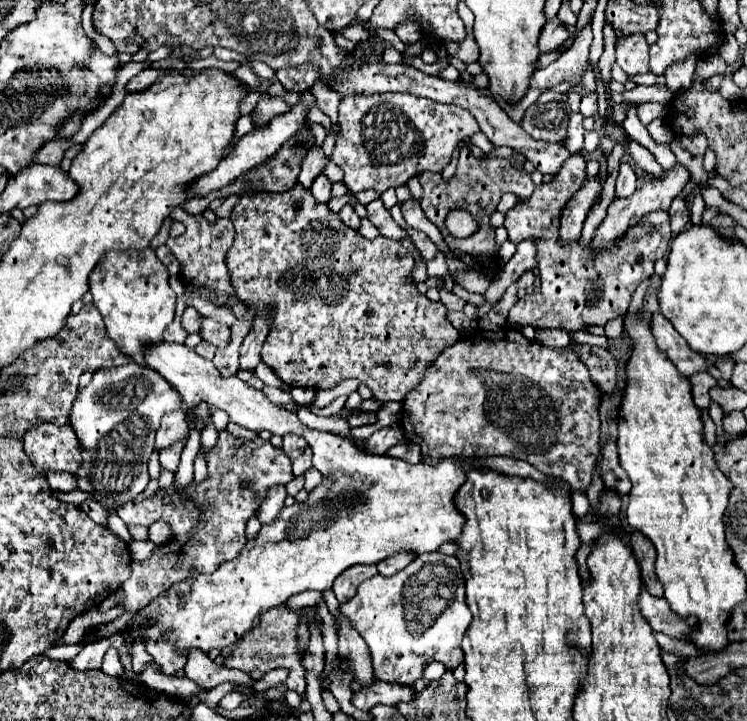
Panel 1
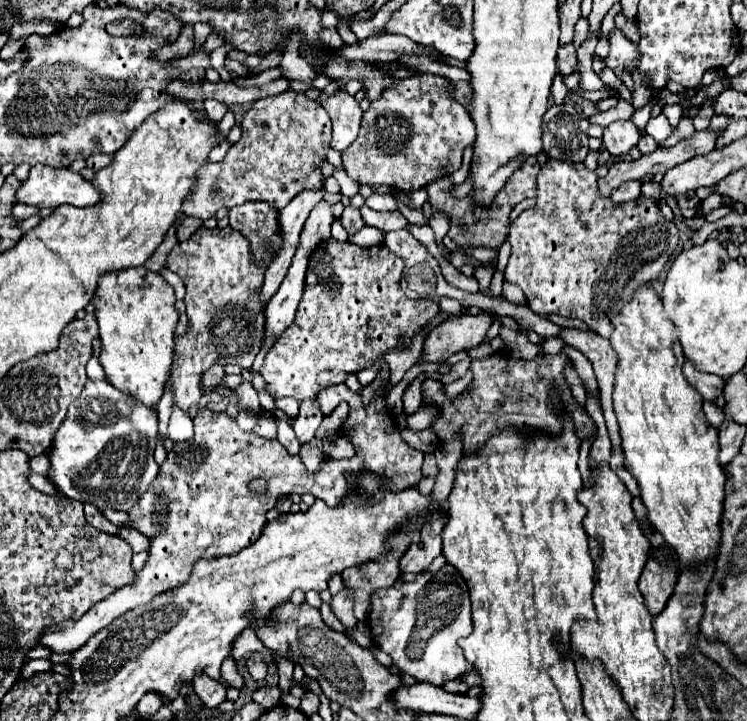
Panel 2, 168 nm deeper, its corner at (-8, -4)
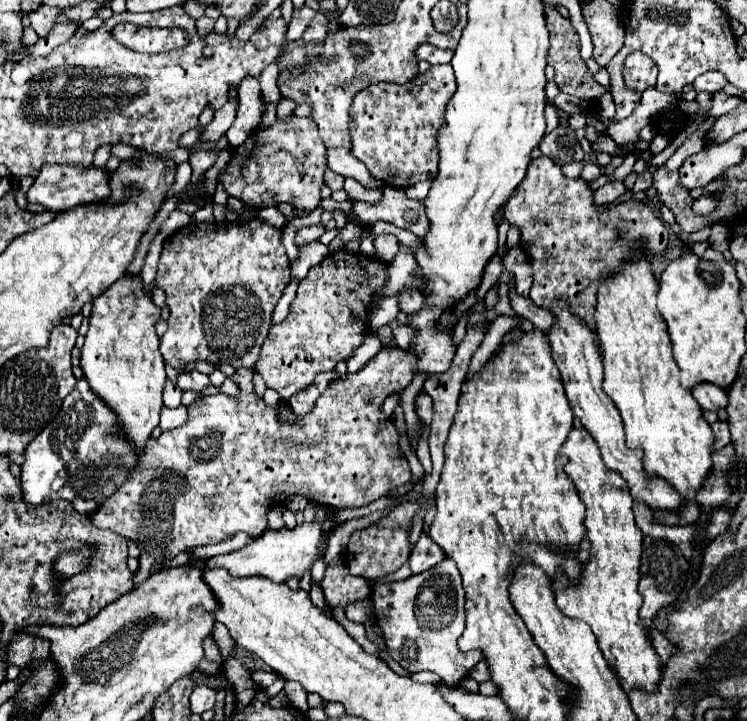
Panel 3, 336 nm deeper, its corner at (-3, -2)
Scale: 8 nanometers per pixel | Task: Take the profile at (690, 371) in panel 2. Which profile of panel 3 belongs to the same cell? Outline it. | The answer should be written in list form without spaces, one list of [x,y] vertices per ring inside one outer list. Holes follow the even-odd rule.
[[[700,383],[700,387],[696,387],[696,391],[692,391],[692,395],[698,401],[698,405],[708,411],[726,409],[726,405],[728,405],[726,391],[720,391],[720,387],[716,387],[712,383]]]

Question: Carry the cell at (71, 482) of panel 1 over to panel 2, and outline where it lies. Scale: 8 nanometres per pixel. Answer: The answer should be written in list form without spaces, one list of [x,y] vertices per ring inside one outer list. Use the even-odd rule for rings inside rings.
[[[37,455],[37,457],[31,459],[31,469],[35,473],[41,473],[41,475],[47,477],[49,475],[49,469],[51,469],[51,463],[49,463],[49,459],[45,455]]]

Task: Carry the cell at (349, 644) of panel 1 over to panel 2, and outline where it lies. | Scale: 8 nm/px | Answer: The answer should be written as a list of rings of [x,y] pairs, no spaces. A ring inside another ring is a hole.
[[[347,589],[339,591],[339,593],[333,597],[333,601],[331,601],[331,609],[333,609],[335,617],[343,623],[343,627],[345,627],[345,635],[351,639],[351,635],[353,635],[353,631],[357,629],[357,623],[359,623],[359,621],[355,619],[355,615],[353,615],[351,593],[349,593]]]

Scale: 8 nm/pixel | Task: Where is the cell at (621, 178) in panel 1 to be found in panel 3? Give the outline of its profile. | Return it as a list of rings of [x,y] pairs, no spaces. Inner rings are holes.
[[[610,181],[606,185],[602,185],[600,189],[594,191],[594,203],[596,205],[604,205],[604,203],[612,203],[614,199],[618,199],[622,193],[626,193],[626,187],[622,181]]]

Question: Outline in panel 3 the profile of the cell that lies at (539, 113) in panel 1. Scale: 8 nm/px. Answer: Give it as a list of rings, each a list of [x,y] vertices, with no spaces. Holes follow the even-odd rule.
[[[556,127],[550,135],[546,135],[540,143],[542,155],[554,159],[558,165],[570,163],[570,161],[584,161],[584,151],[574,135],[572,127]]]

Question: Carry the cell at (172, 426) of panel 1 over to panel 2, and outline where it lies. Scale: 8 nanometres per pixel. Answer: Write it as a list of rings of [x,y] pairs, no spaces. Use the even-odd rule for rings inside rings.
[[[199,227],[189,241],[177,243],[171,249],[165,267],[175,271],[187,287],[185,303],[189,331],[175,341],[173,389],[175,405],[189,411],[189,407],[201,399],[199,381],[203,371],[215,365],[219,359],[235,359],[235,363],[243,369],[251,369],[253,359],[261,349],[261,333],[265,323],[257,297],[265,269],[257,269],[257,265],[249,261],[249,243],[233,227]]]

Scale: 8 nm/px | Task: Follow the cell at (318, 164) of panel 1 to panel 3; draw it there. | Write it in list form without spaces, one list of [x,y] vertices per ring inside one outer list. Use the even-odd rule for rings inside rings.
[[[264,207],[264,209],[260,209],[258,217],[264,219],[264,221],[268,221],[268,223],[272,223],[272,225],[276,225],[276,227],[280,227],[280,229],[286,225],[284,215],[276,207]]]

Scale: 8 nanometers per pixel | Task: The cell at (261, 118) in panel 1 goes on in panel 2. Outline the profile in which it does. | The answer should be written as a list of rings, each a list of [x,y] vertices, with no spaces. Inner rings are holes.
[[[287,89],[255,101],[241,127],[243,135],[227,151],[225,159],[201,169],[201,181],[197,181],[193,197],[181,207],[185,215],[205,221],[215,217],[221,207],[231,209],[247,201],[265,201],[275,209],[283,209],[301,189],[323,187],[321,163],[331,143],[331,119],[317,101]]]

